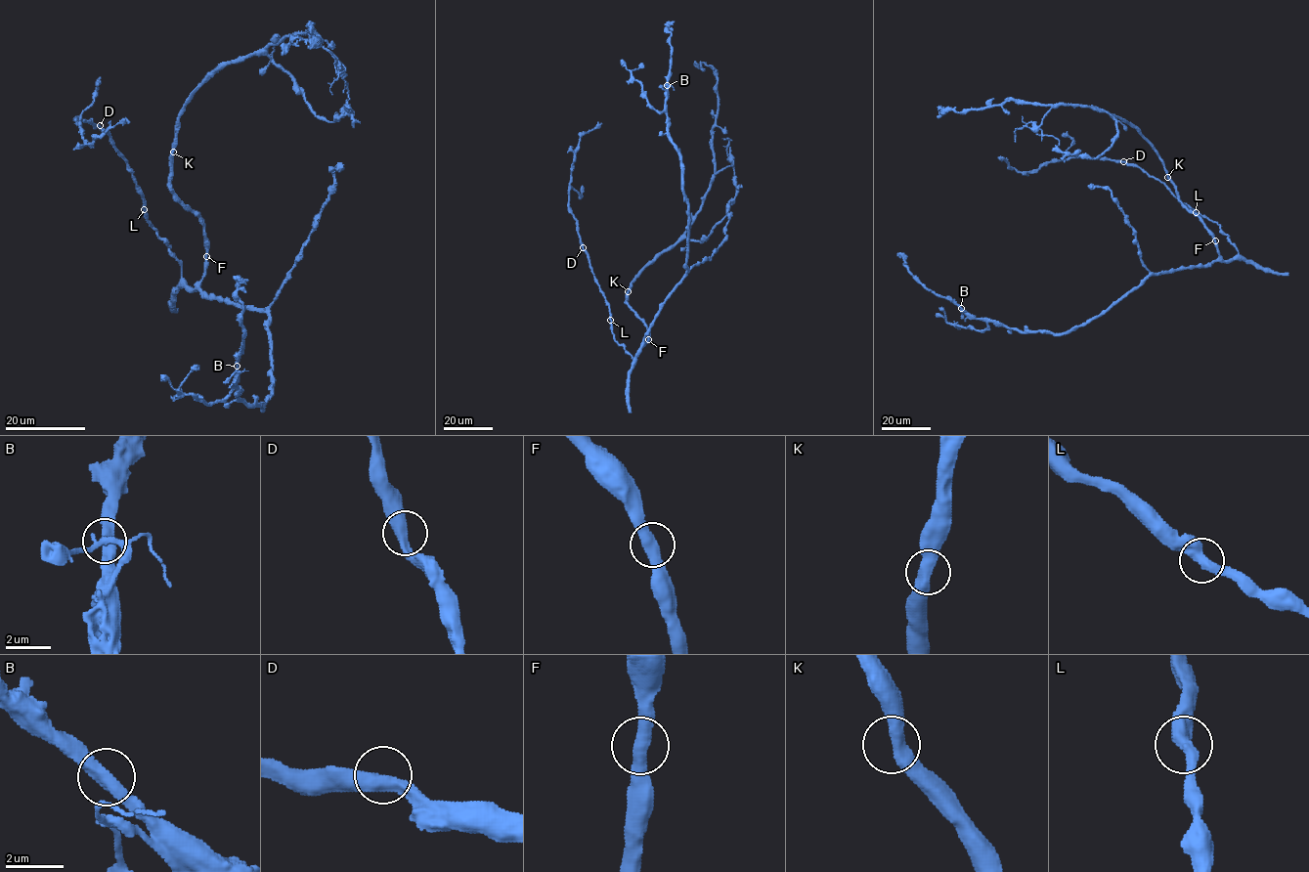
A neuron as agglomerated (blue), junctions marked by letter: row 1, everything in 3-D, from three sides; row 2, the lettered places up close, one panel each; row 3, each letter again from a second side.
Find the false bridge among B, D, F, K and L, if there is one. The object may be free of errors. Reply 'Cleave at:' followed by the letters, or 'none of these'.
Cleave at: none of these

